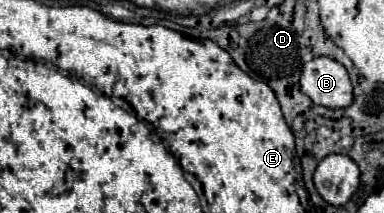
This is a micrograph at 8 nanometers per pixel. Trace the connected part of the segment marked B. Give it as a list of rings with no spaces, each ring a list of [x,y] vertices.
[[[319,56],[303,66],[301,92],[317,106],[347,108],[353,102],[353,88],[347,70],[333,58]]]

